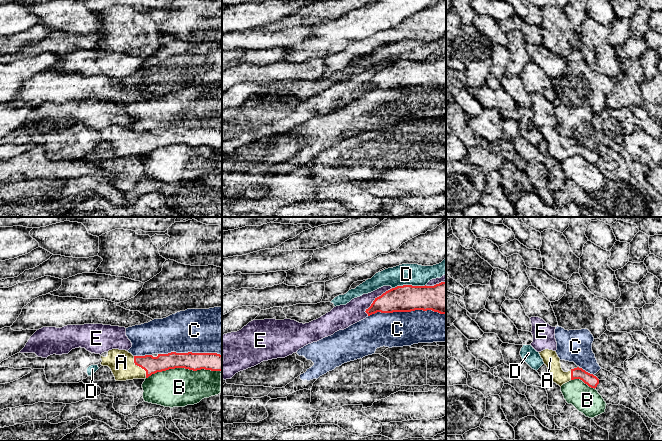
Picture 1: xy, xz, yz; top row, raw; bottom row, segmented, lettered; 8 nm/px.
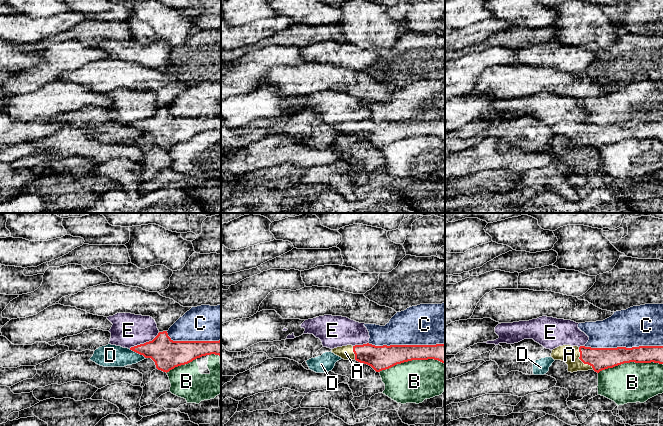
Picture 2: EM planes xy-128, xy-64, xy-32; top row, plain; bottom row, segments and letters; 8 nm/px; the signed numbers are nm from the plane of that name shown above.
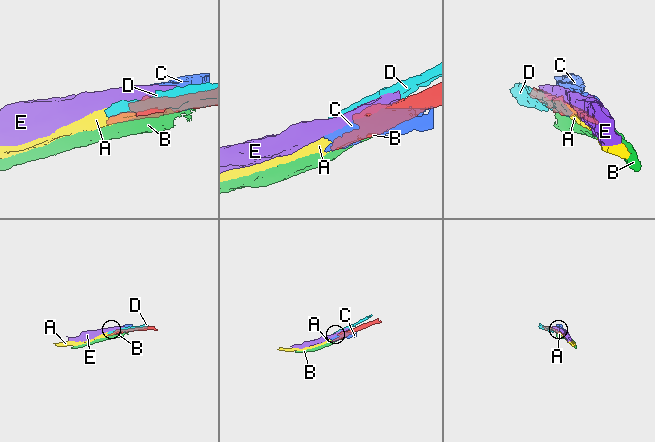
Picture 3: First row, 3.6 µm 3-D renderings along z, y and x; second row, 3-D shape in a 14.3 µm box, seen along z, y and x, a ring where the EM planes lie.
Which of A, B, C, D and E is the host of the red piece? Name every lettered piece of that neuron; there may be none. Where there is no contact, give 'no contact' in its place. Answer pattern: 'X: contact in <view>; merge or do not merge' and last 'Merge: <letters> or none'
A: contact in xy; merge
B: contact in xy; do not merge
C: contact in xz; do not merge
D: contact in xz; do not merge
E: contact in xz; do not merge
Merge: A

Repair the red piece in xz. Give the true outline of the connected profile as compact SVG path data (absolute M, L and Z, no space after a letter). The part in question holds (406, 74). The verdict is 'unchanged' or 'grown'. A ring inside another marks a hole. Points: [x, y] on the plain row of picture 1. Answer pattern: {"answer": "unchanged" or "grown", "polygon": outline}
{"answer": "unchanged", "polygon": "M446 57L434 62L397 62L375 74L365 88L370 92L377 88L393 89L415 86L432 86L446 90Z"}

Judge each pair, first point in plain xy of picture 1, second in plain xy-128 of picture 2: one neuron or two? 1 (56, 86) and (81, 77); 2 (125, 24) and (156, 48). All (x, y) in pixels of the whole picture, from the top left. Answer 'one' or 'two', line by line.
1: one
2: two

